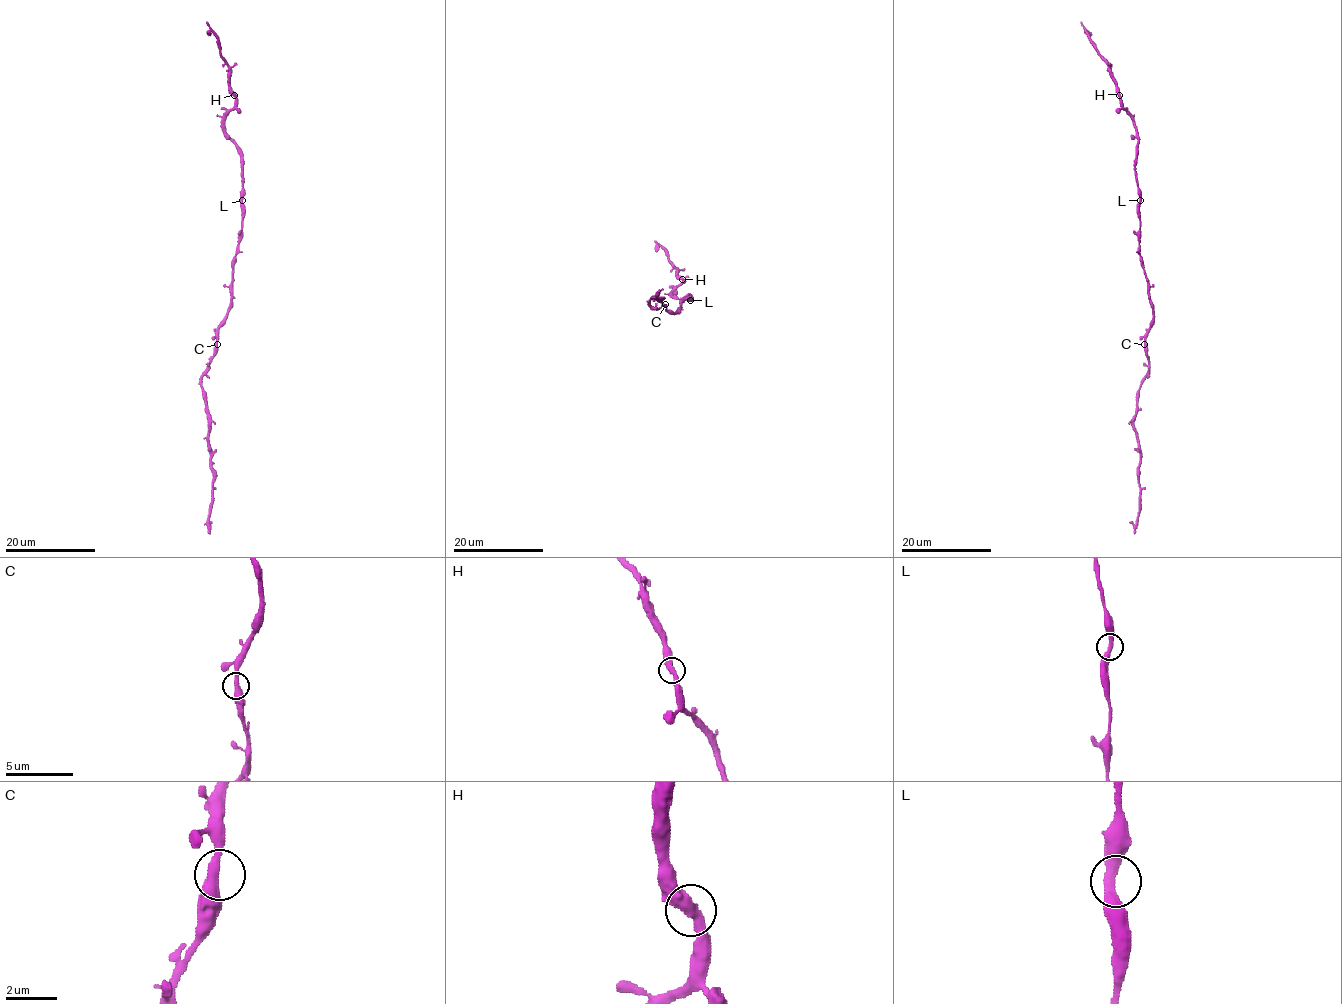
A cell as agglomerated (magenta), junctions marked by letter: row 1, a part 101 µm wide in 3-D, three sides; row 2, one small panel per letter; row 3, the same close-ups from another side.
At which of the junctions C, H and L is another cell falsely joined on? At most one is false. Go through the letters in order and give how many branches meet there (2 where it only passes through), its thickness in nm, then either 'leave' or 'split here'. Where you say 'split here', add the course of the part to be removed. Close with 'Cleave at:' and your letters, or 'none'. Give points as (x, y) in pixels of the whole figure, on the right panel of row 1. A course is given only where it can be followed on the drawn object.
C: branches 2; calibre 400 nm; leave
H: branches 2; calibre 400 nm; leave
L: branches 2; calibre 400 nm; leave
Cleave at: none

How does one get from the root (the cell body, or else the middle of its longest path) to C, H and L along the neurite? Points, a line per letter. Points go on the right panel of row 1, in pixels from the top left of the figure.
C: (1143, 268), (1152, 308), (1152, 325), (1144, 344)
H: (1143, 268), (1139, 246), (1140, 196), (1135, 172), (1139, 137), (1134, 120), (1123, 107), (1118, 95)
L: (1143, 268), (1139, 246), (1140, 200)

